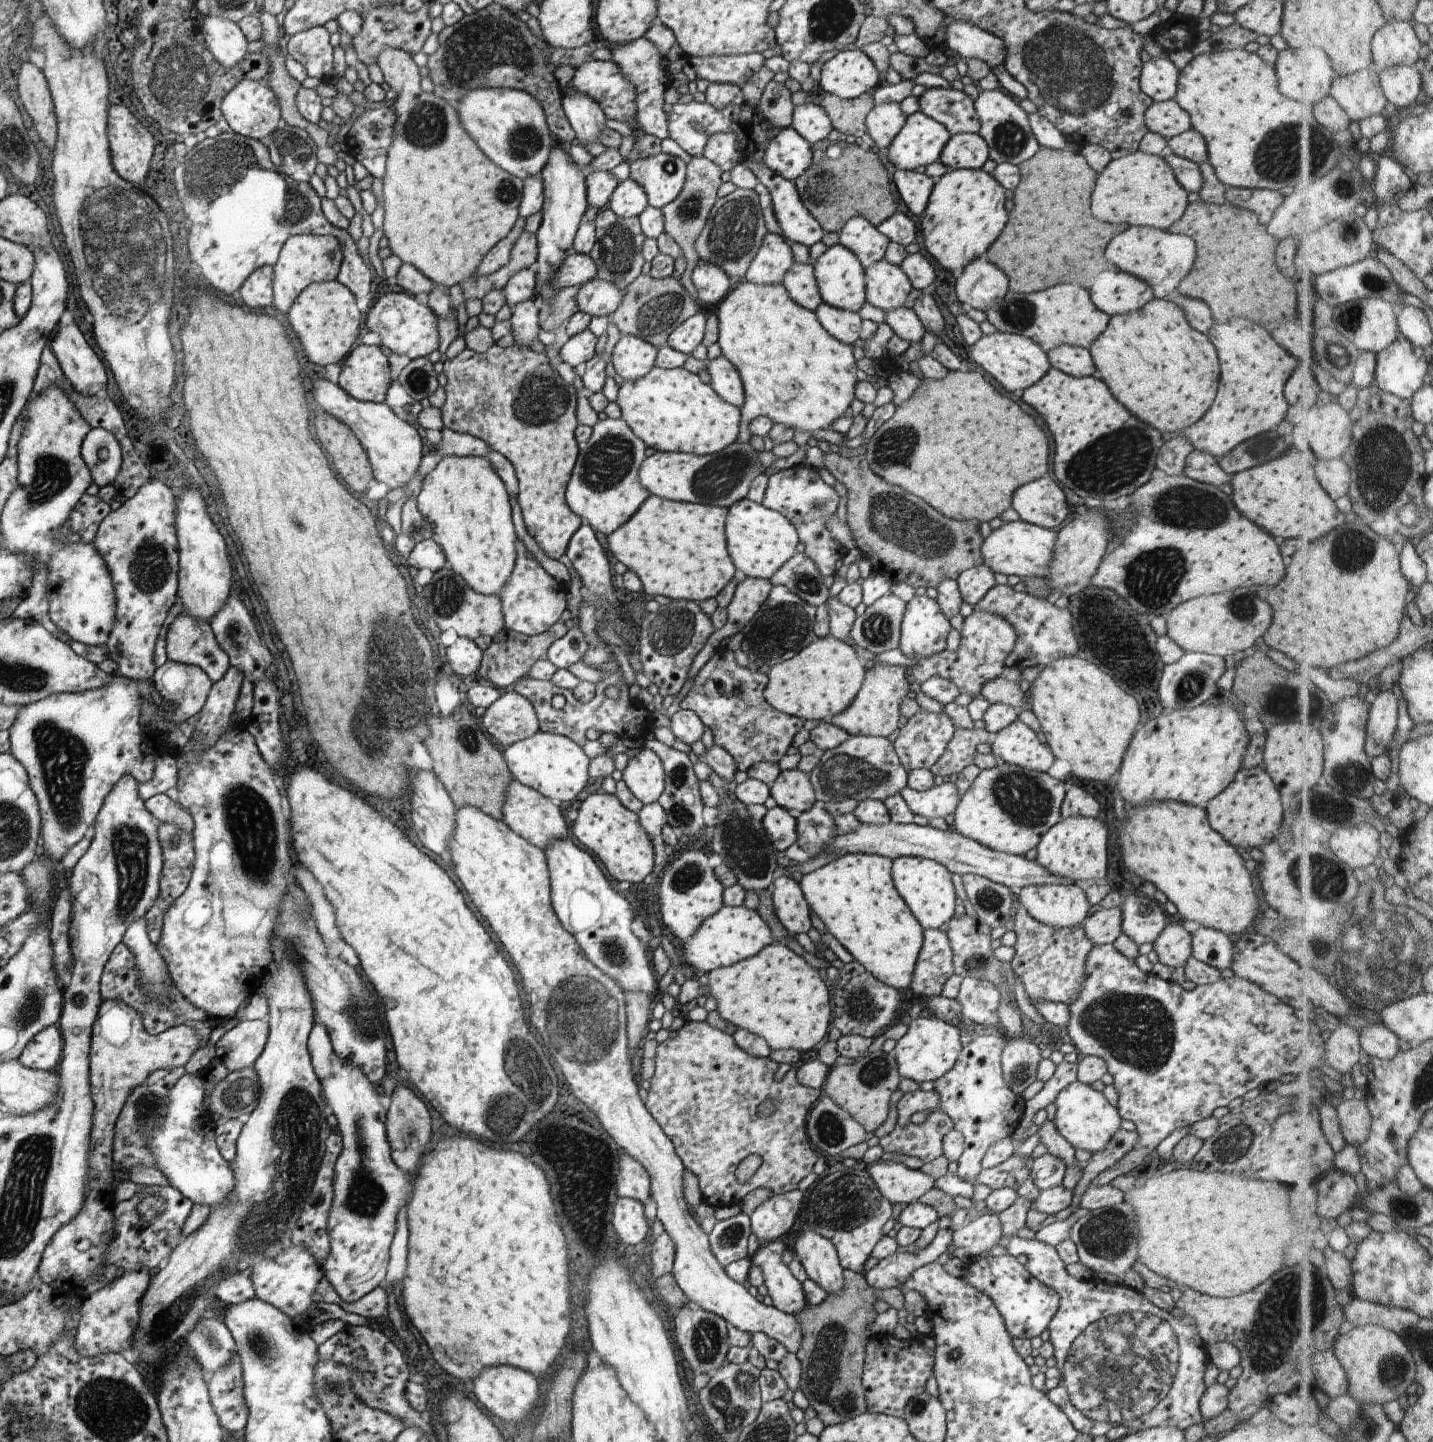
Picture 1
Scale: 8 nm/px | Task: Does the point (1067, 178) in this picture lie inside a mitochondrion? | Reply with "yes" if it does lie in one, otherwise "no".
no

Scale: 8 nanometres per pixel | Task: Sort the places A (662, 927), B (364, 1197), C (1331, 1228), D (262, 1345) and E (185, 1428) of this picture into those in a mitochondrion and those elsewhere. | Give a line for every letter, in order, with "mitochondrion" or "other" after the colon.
A: other
B: mitochondrion
C: other
D: mitochondrion
E: other

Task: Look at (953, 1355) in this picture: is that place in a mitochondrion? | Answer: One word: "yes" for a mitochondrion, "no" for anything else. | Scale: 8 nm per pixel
no

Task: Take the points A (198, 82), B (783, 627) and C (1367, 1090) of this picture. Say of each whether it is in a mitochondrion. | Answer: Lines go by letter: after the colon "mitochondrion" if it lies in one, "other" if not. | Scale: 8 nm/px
A: mitochondrion
B: mitochondrion
C: other

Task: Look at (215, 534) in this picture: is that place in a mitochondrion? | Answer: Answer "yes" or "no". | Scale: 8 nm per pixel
no

